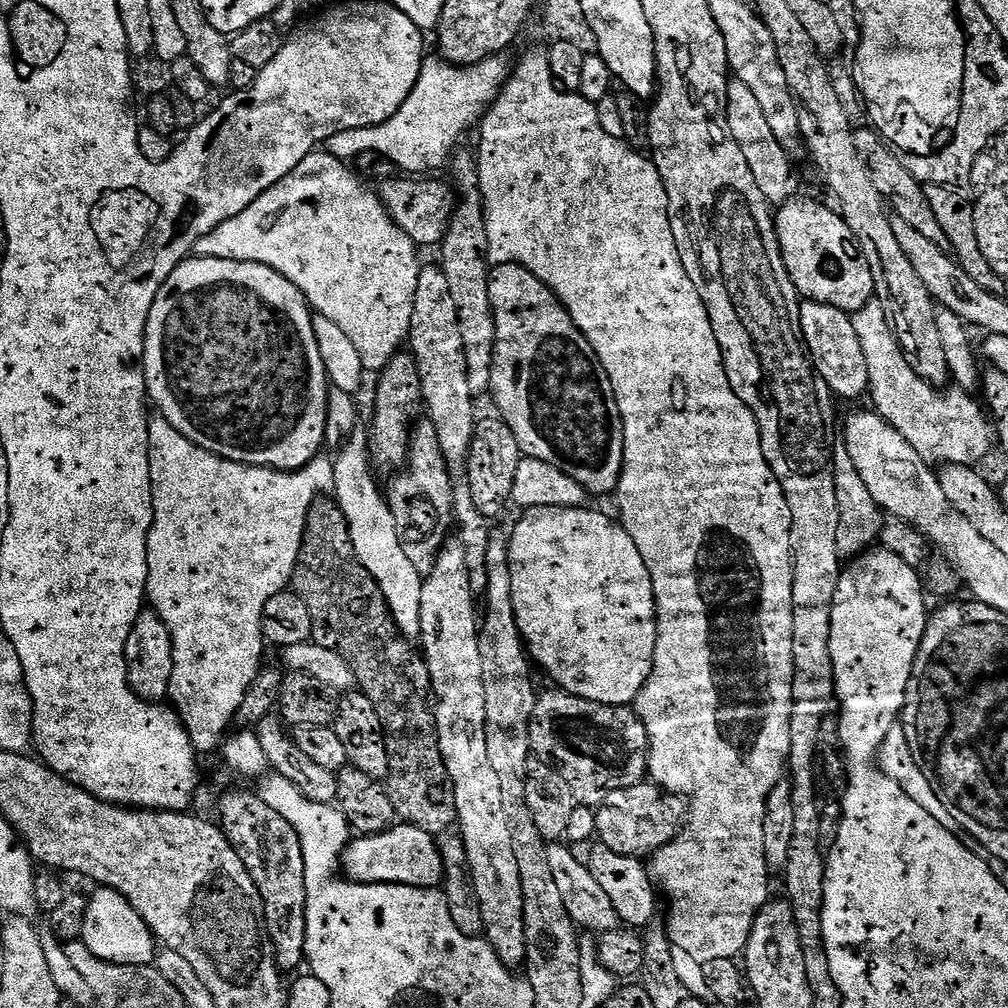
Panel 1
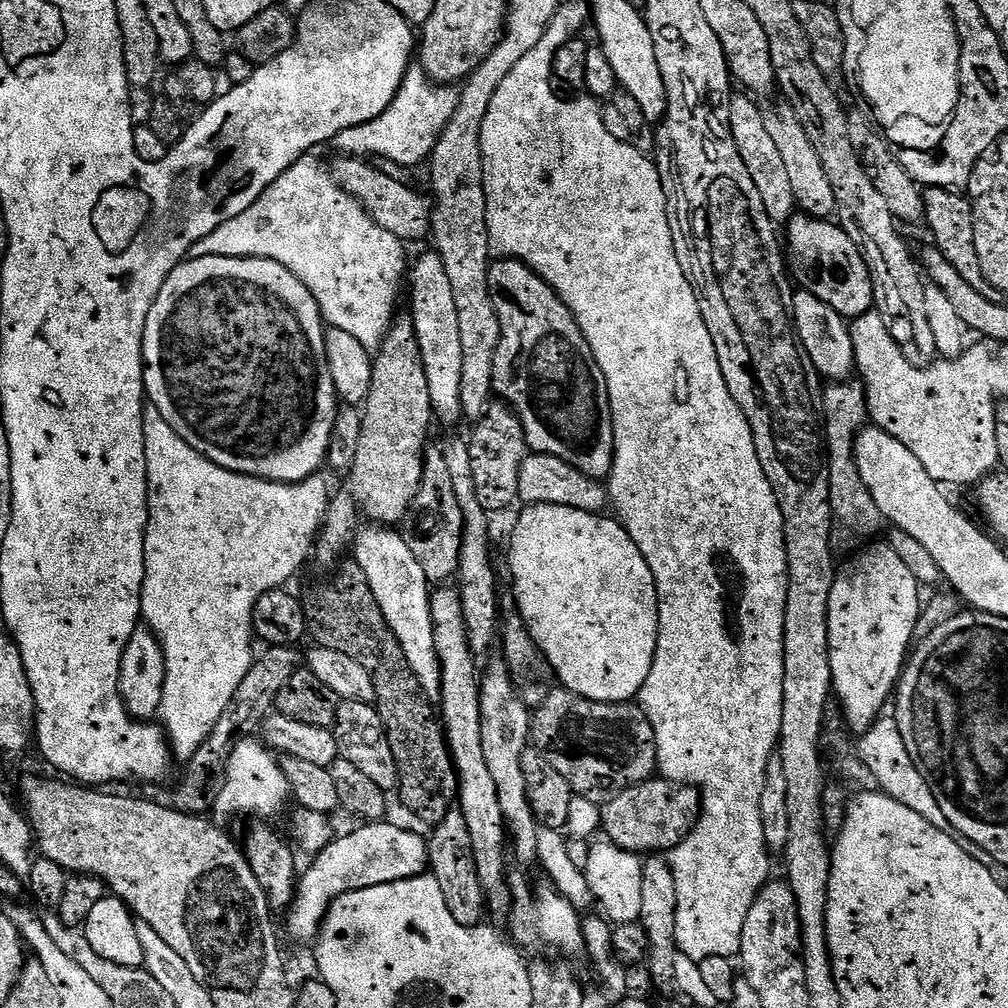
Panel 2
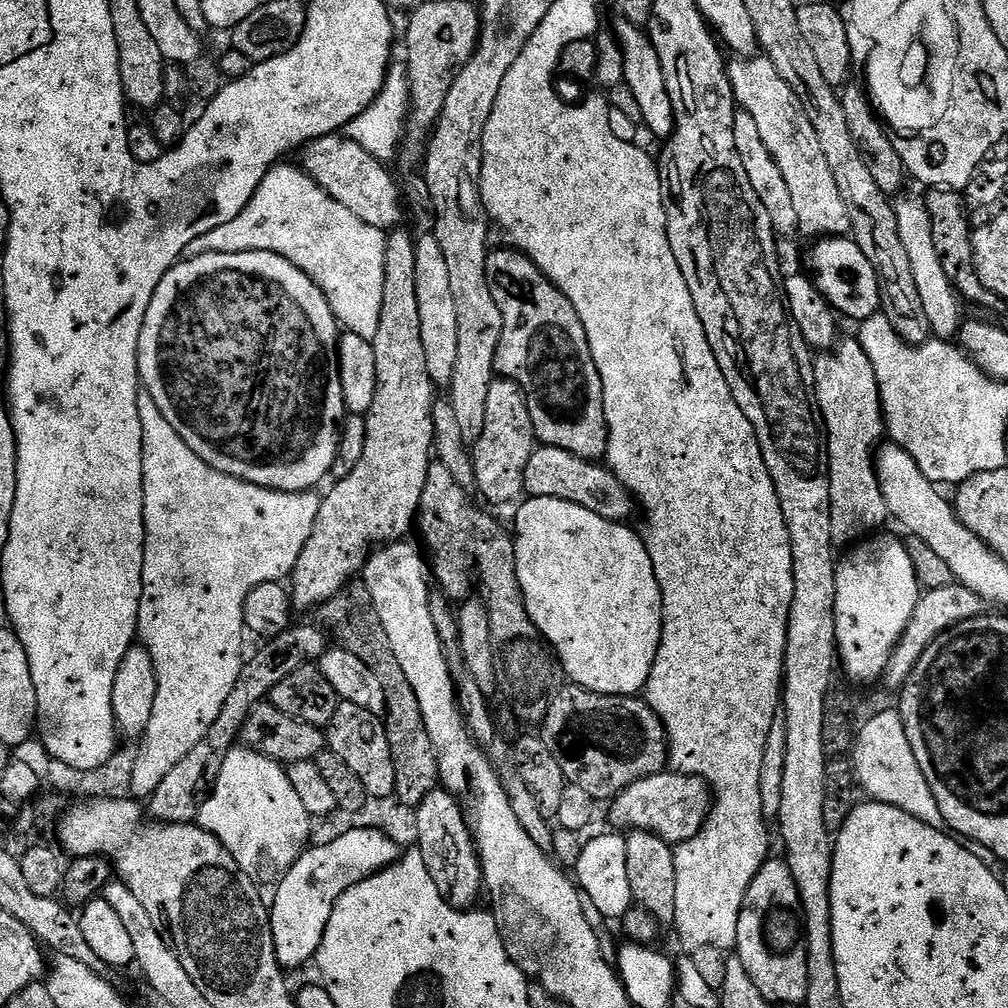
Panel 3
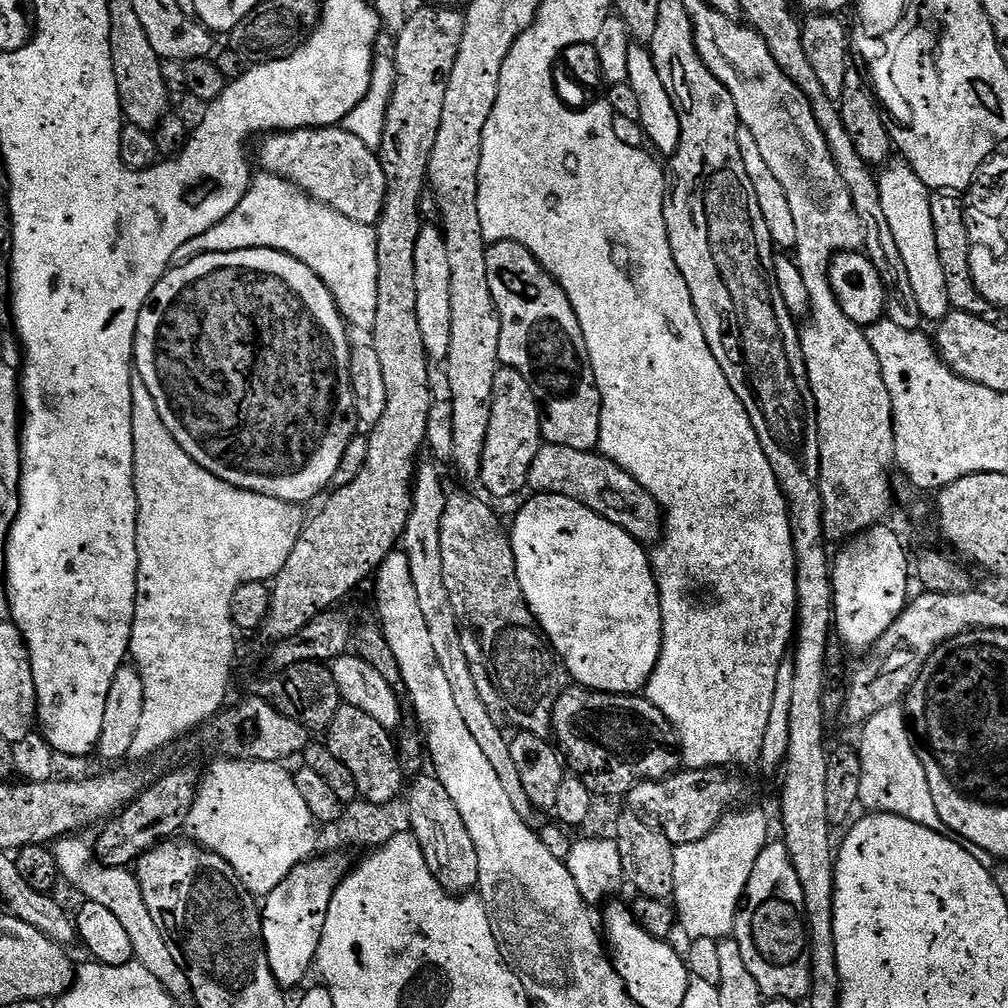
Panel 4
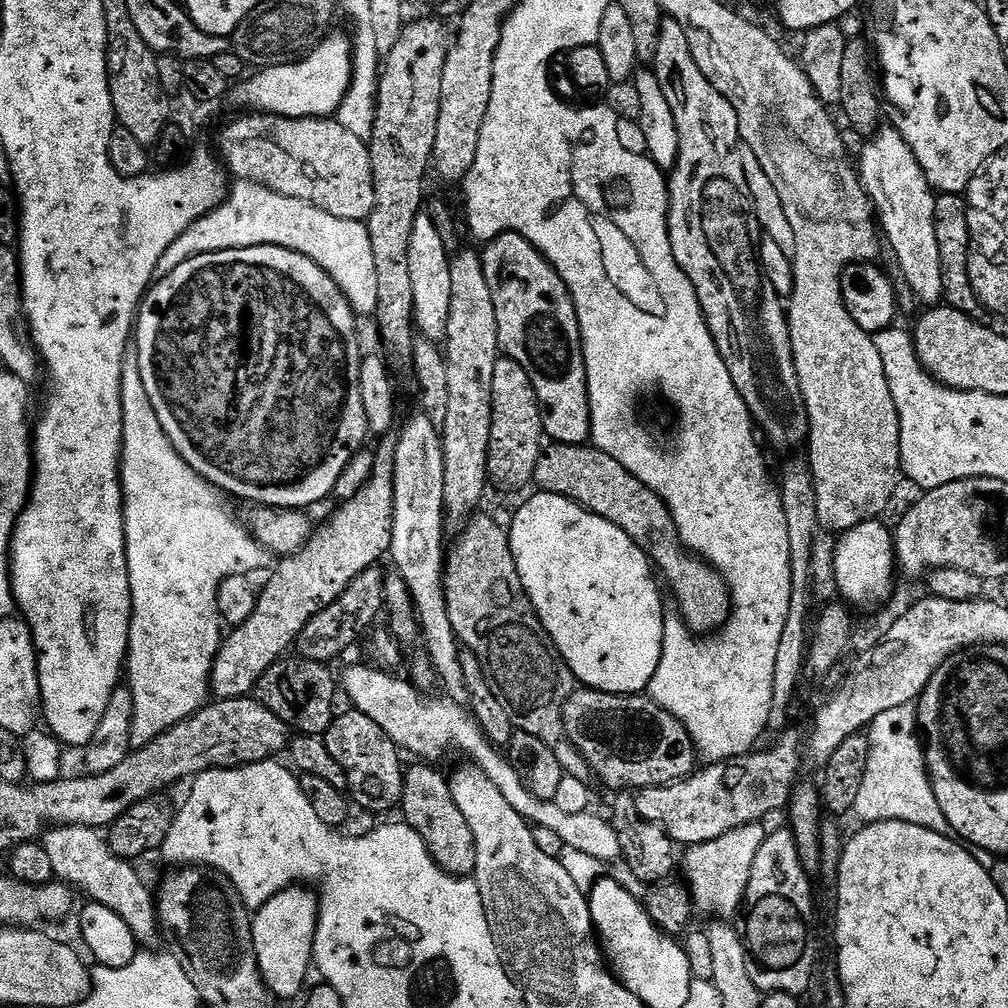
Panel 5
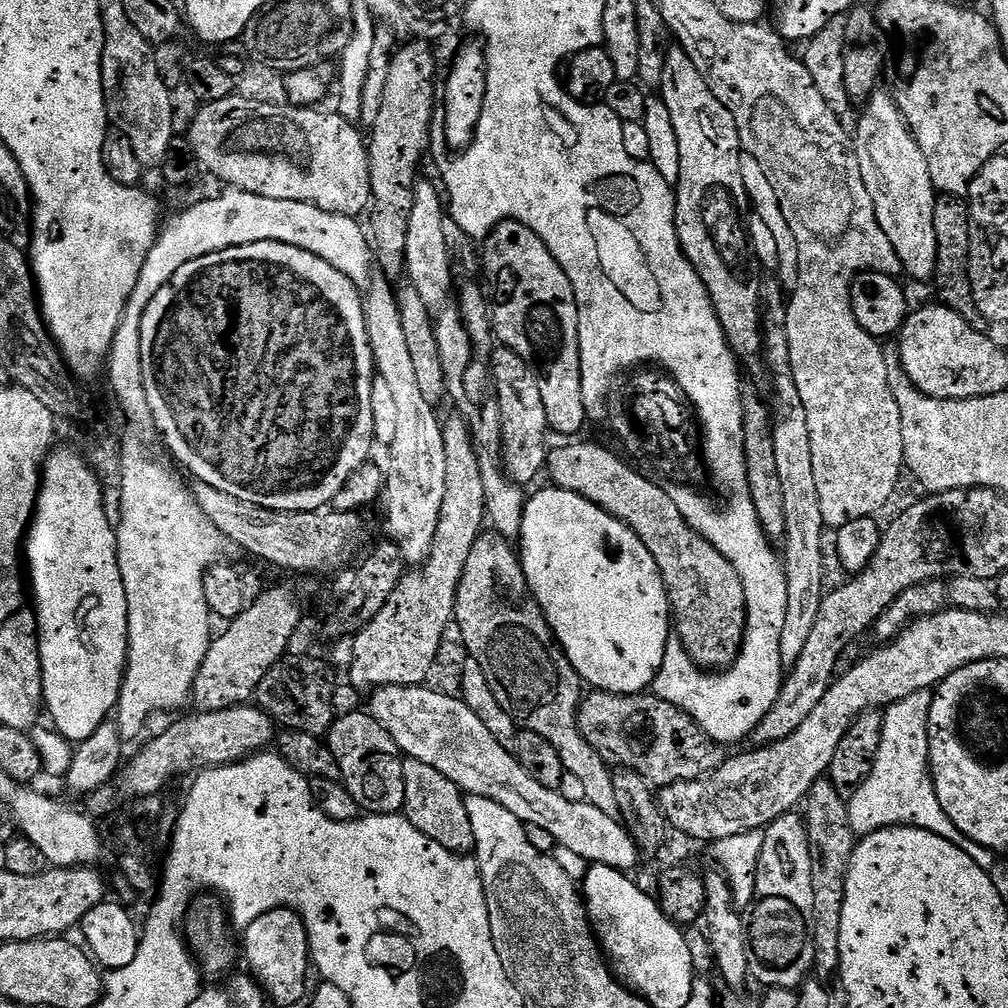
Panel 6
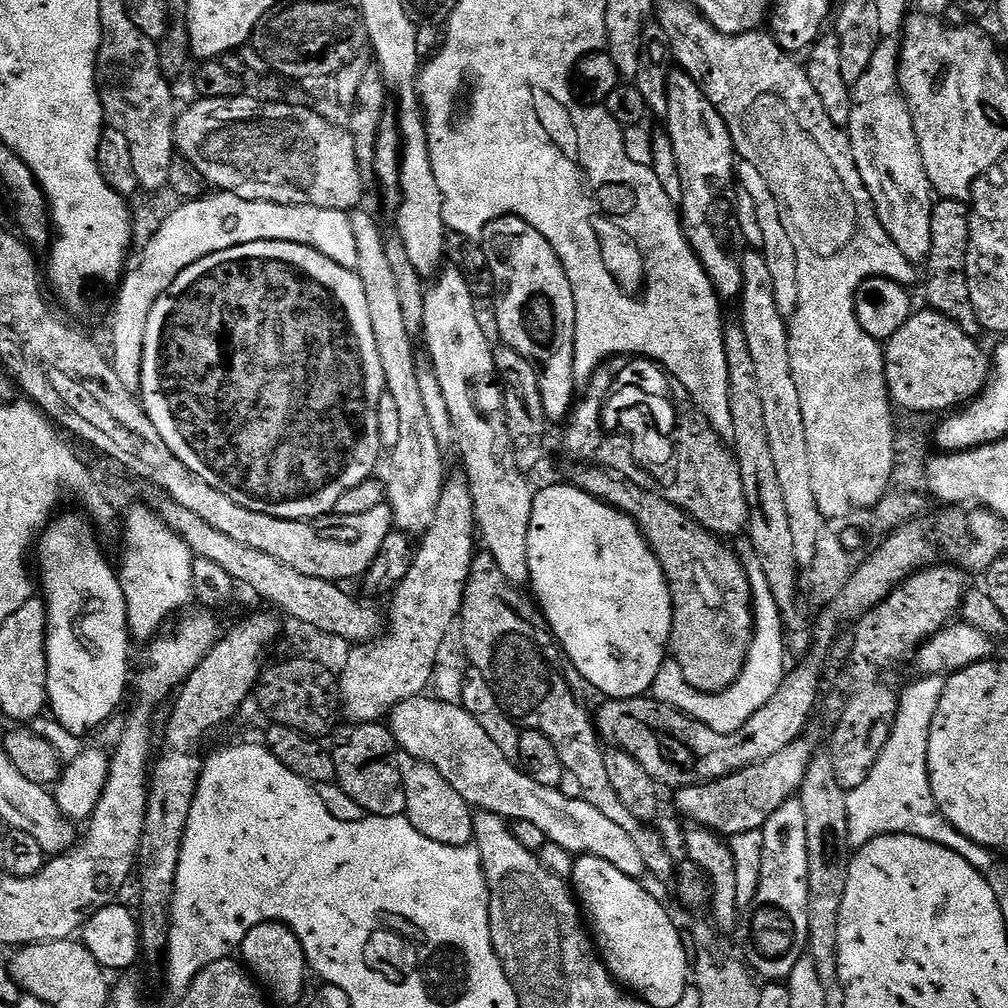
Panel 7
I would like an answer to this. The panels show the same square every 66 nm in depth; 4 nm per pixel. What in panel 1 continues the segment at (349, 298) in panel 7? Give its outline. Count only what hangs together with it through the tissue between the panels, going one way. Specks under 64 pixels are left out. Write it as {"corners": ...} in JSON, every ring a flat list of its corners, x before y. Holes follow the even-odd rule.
{"corners":[[196,256,183,260,170,274,170,278,166,278,162,290,158,290,158,298,154,298,154,306,148,315,148,325,144,331,144,381,148,384,148,400,151,401,154,408,154,403,156,403,155,411,159,415,165,416,170,422,170,426,174,426,174,430,178,430,187,440,194,442,202,450,214,453,215,456,221,456,239,464,252,464,255,468,275,468,277,472,295,472,298,468,307,467,312,459,321,455,322,449,325,447,327,396,330,387,326,366,322,366,322,354,318,354,318,340,314,338,313,315,312,309,308,306,308,299,302,294,302,290,298,290,298,286,294,286,294,282,290,282,290,278,282,278,282,274,278,274,278,270,270,270,270,266,262,266,254,262,242,262,235,258,222,256]]}

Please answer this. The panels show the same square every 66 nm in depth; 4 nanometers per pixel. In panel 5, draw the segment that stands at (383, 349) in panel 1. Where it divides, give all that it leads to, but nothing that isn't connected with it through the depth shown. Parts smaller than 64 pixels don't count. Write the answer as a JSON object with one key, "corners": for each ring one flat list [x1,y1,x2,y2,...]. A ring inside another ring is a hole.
{"corners":[[251,182,237,183,220,207,191,224,186,234,162,254,156,274,161,277,178,270,178,266,191,256,263,244,294,250,322,266,322,270,334,278,338,290,342,290,357,317,371,317,375,313,378,278,374,274,374,246,370,246,367,223,334,218,334,214,326,214,326,210,318,210,298,198,272,192,266,186]]}

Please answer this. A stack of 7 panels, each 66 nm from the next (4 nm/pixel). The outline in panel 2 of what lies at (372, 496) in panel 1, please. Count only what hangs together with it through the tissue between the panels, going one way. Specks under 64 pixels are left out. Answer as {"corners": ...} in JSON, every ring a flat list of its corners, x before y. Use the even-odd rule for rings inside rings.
{"corners":[[388,526,361,527,354,536,354,563,366,574,366,582,370,582,370,590,374,590,374,598,382,610,382,618,390,626,394,638,398,638,398,646,418,682,424,695,436,702,440,698,440,663,434,646,434,624,430,618,430,602,432,592,426,574,414,554,410,554,410,546,406,546,404,536,396,533]]}

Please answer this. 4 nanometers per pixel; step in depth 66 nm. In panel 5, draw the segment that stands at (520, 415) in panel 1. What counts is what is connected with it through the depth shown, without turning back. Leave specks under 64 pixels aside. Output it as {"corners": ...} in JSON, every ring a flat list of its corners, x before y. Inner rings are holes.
{"corners":[[504,232,498,238,487,241,482,248,482,259,484,261,486,282,490,282,490,298,494,298,494,314,498,314,498,342,500,343,500,351,507,359,518,362,518,366,522,366,522,370,526,370,526,374,530,374,530,382,534,382,534,390,538,394,538,402,543,412,545,437,557,444,588,444,592,435,592,418,590,414,588,378,586,376,586,358,584,357,584,347,580,337,578,314,576,313,576,307,566,282,562,282,562,278,554,270,554,266,550,266,547,258,534,245,526,242,526,238,522,238,522,234,517,232]]}

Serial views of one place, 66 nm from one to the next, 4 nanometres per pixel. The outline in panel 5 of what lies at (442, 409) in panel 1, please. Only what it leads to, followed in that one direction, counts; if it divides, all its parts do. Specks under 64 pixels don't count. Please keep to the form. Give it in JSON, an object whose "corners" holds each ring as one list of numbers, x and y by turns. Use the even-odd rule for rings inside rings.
{"corners":[[421,214,414,224,414,235,410,238,410,279,414,285,412,318,419,335,425,340,444,342,448,339,451,265,452,261,442,244,437,227,427,214]]}

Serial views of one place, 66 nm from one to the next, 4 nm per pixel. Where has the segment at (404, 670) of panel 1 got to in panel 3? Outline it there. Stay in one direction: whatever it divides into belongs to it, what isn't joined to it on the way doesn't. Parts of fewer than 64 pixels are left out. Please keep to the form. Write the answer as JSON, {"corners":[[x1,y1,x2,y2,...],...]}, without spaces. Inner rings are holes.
{"corners":[[363,582,347,584,341,592,334,594,334,598,320,605,318,615,321,620,319,623,327,629,331,639,339,647,354,654,354,658,362,658,362,662,374,670,378,682,382,682,382,690,386,690,386,727,390,738,390,754,394,758,396,771,395,796,406,806,419,808,426,794,430,794,440,784,438,758,430,742,426,722,422,722,418,698,410,682,406,682,406,673,402,671,398,658,394,658,394,649,390,647,390,638,386,638,386,630,382,630,382,618,378,618,378,610,374,610,370,590]]}

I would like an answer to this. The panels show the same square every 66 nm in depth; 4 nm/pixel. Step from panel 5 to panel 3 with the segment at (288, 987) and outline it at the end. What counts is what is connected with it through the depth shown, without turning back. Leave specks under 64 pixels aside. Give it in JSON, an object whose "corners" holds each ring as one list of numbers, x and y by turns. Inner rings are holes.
{"corners":[[353,826,328,846,309,847,279,877,276,897,270,900,274,950,285,970,300,968,311,961,322,946,330,914,346,890,358,886,363,880,391,868,401,859,402,848,378,829]]}

